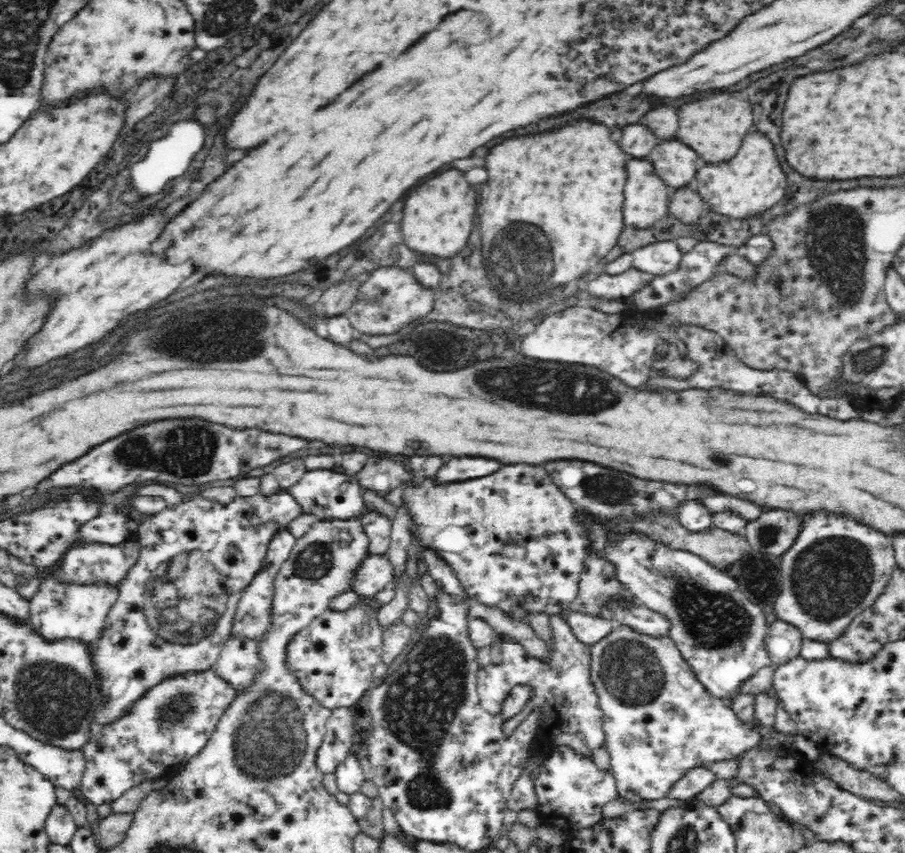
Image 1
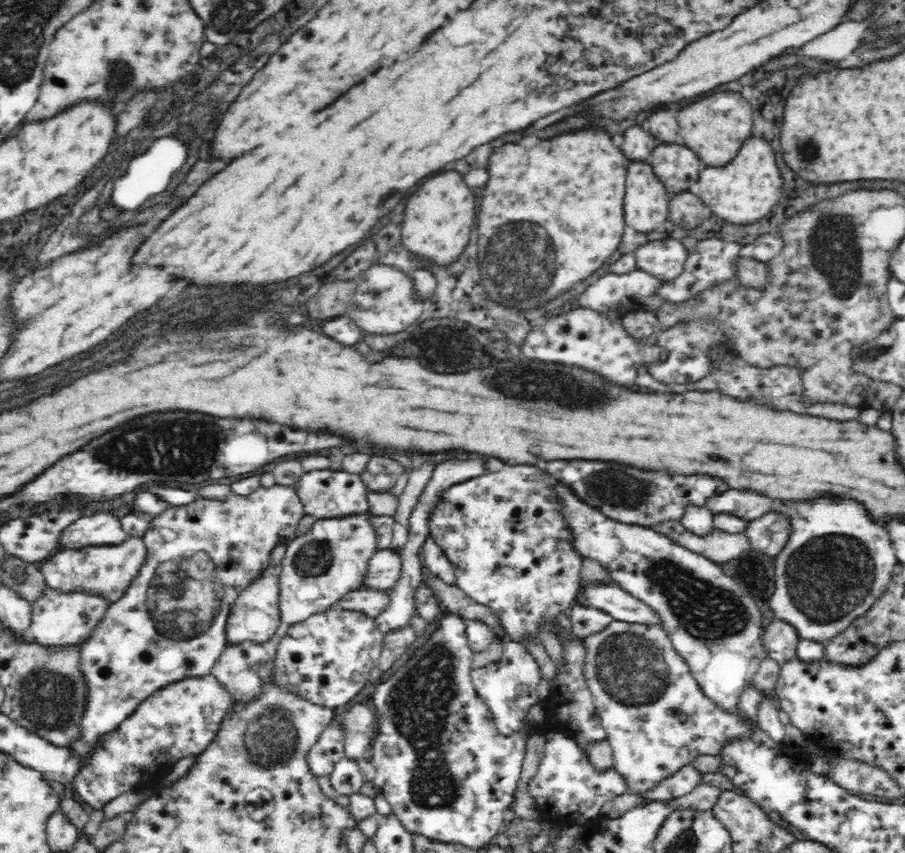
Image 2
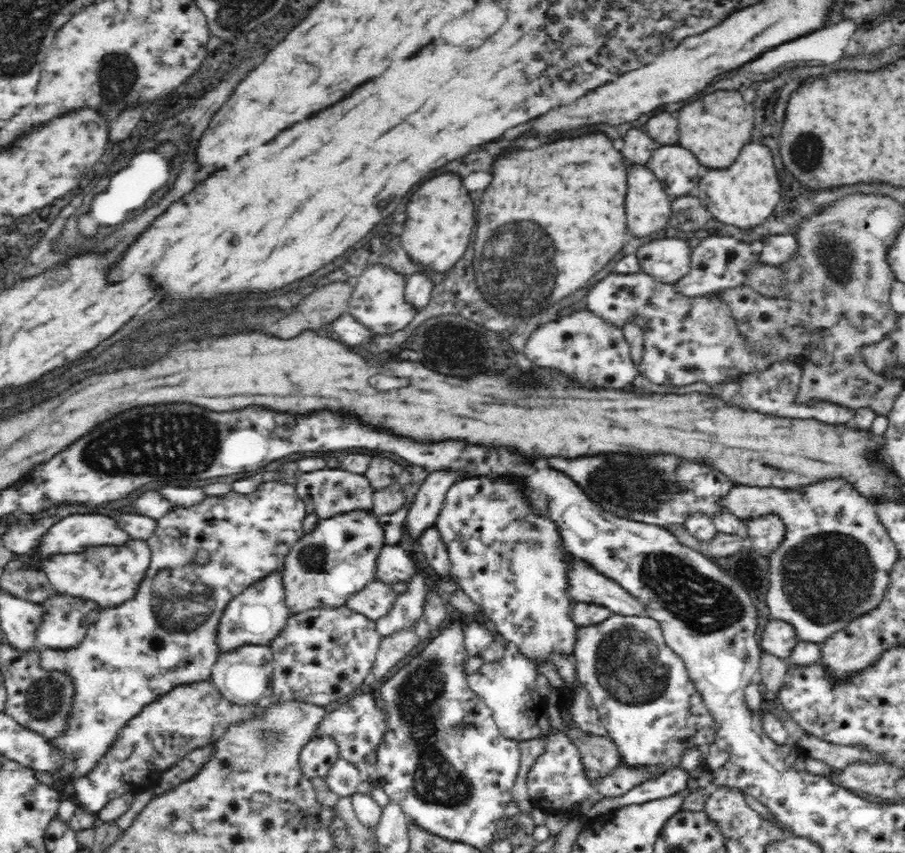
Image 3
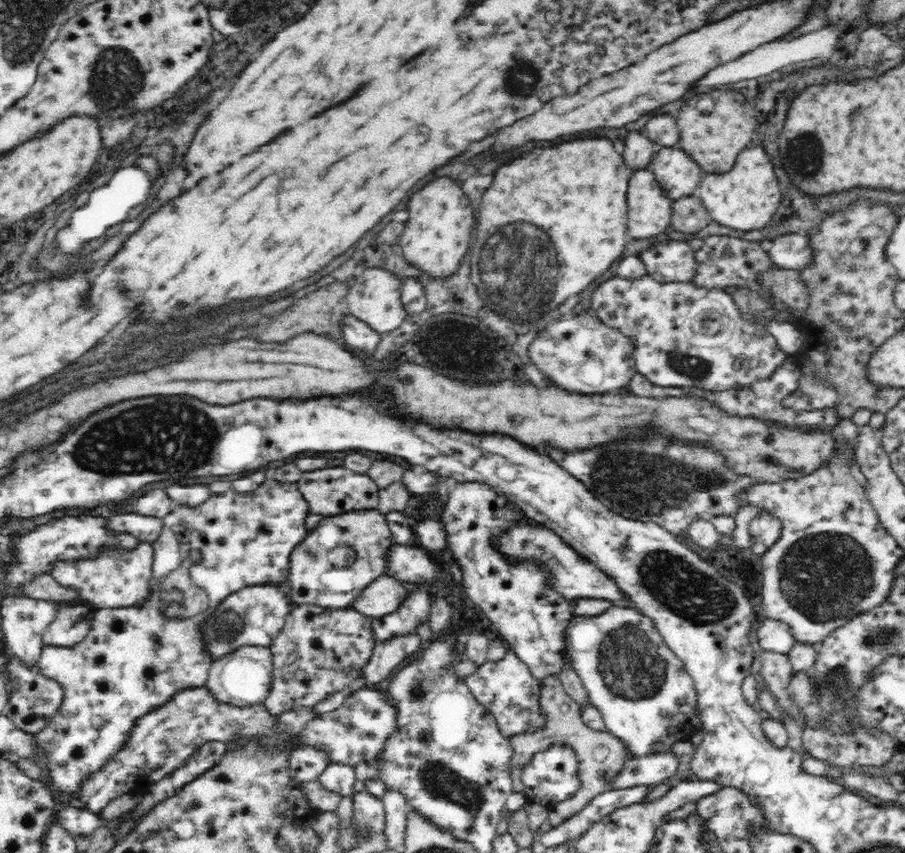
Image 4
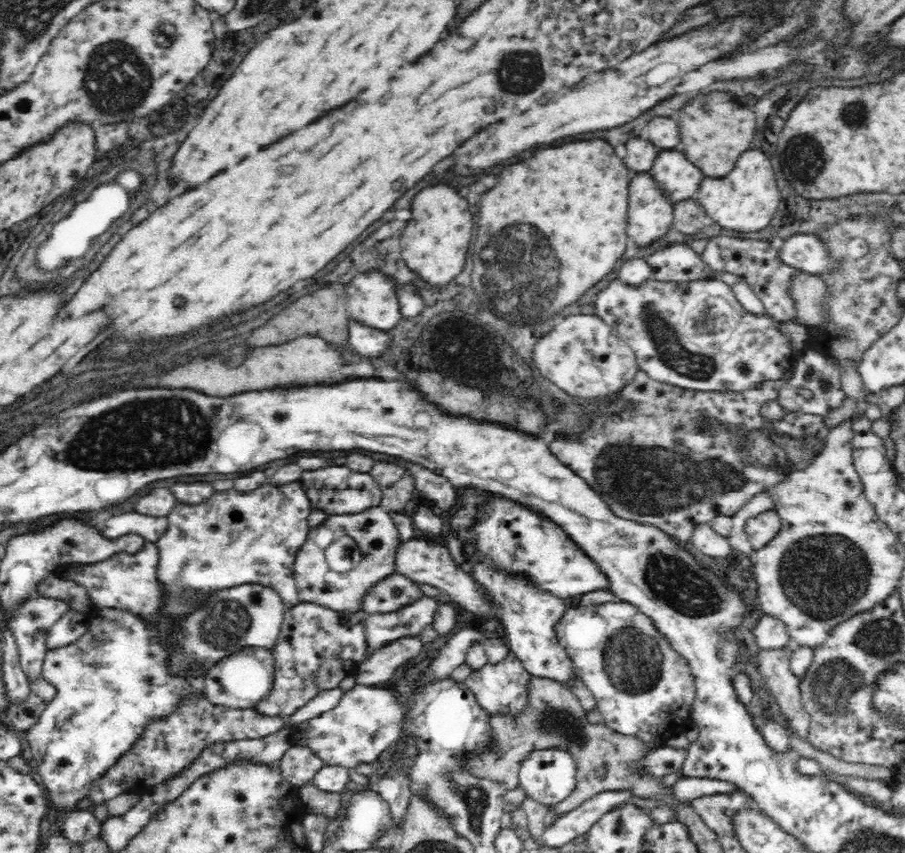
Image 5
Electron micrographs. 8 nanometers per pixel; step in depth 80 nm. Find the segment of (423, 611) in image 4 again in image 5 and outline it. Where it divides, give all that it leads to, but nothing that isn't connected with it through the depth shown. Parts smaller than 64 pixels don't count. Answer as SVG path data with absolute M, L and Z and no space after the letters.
M422 596L414 604L394 612L364 614L366 658L399 638L419 636L419 632L434 622L441 602L439 598Z

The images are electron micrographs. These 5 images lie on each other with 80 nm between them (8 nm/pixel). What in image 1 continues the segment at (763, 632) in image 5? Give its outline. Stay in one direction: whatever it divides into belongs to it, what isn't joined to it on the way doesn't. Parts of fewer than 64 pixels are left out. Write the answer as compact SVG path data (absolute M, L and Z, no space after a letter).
M776 620L767 626L764 643L771 662L779 666L799 657L803 640L793 624Z

